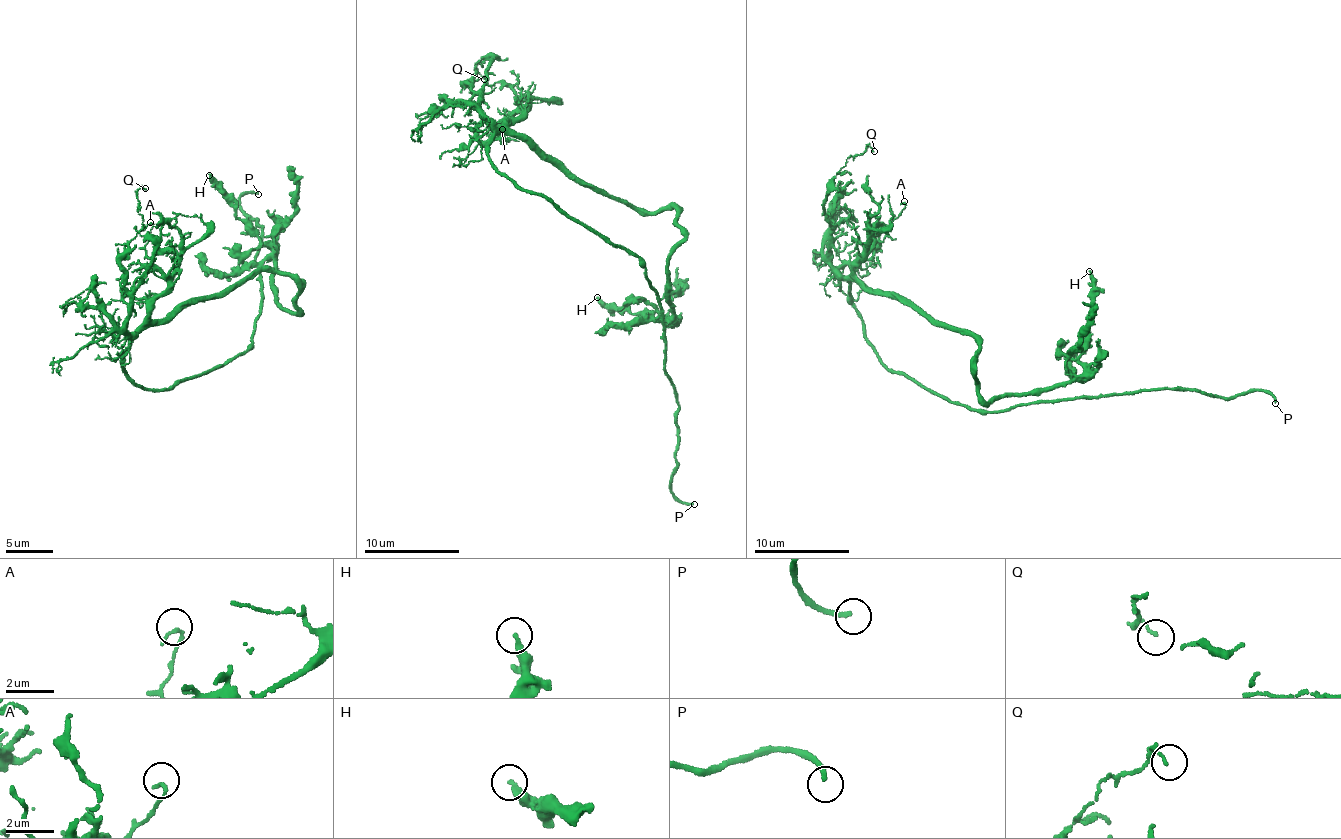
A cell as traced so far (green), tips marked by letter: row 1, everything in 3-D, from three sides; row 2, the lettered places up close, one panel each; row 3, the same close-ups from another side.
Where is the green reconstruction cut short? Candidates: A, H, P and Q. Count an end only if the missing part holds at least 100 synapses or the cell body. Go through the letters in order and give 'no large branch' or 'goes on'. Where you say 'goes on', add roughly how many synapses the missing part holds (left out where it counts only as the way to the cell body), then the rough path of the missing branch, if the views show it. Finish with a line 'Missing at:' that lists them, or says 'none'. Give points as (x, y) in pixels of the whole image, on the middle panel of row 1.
A: no large branch
H: no large branch
P: goes on
Q: no large branch
Missing at: P

